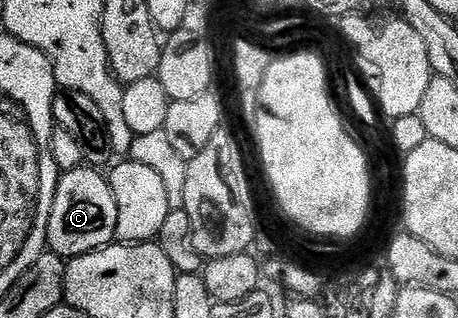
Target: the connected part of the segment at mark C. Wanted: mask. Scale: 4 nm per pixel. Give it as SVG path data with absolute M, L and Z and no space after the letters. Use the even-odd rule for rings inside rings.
M83 166L59 175L56 194L52 202L52 214L46 231L49 251L63 258L83 256L97 248L115 243L116 198L110 189L110 181L97 167Z

